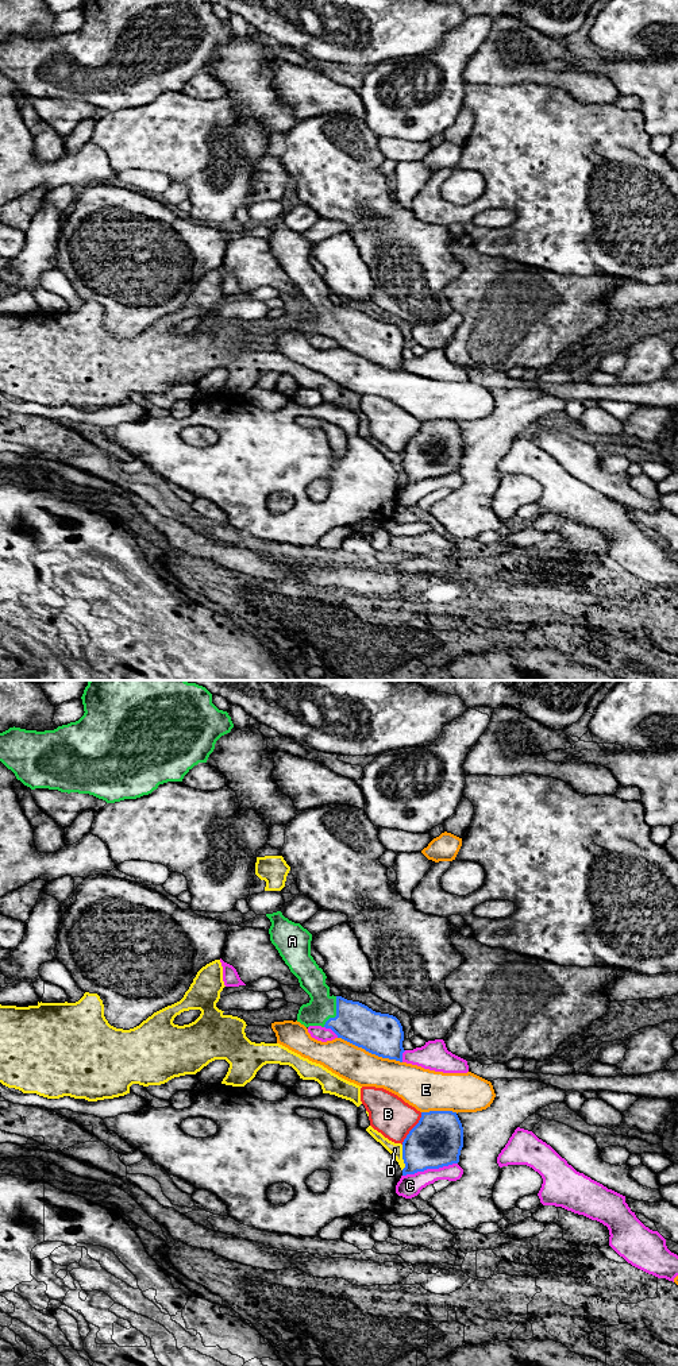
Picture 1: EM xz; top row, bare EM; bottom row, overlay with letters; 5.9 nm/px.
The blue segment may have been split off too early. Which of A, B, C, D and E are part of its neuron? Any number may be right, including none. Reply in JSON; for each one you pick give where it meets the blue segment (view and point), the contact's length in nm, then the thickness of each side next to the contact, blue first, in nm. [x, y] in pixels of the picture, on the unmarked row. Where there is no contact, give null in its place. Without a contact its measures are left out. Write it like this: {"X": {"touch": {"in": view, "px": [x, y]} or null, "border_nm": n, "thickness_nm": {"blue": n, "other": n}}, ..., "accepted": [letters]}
{"A": {"touch": {"in": "xz", "px": [336, 321]}, "border_nm": 200, "thickness_nm": {"blue": 240, "other": 160}}, "accepted": ["A"]}

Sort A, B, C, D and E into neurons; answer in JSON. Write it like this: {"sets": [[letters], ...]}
{"sets": [["A"], ["B"], ["C"], ["D"], ["E"]]}

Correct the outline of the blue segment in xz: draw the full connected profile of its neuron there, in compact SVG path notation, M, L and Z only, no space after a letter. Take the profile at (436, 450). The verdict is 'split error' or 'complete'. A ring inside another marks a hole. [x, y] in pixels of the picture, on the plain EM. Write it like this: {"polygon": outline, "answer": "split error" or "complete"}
{"polygon": "M421 421L419 432L409 440L402 451L402 468L405 472L402 485L458 472L462 456L463 436L457 421Z", "answer": "complete"}

